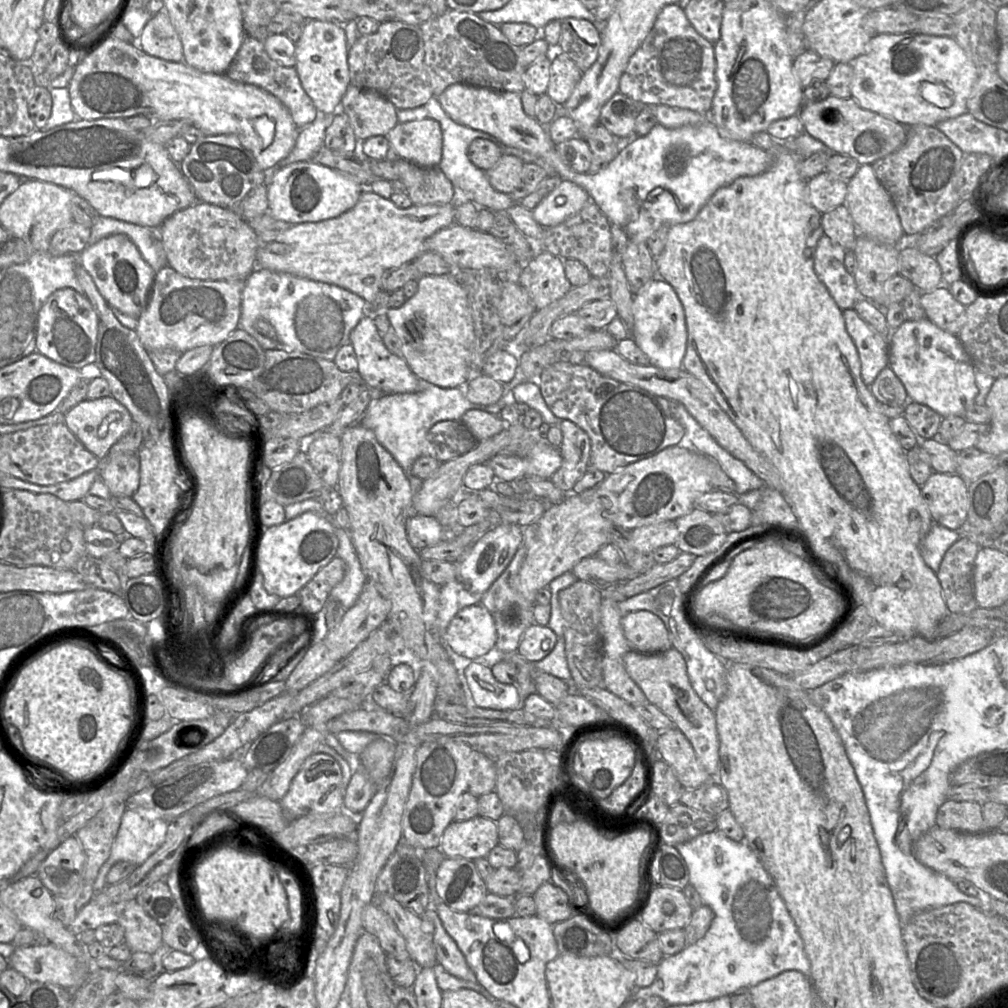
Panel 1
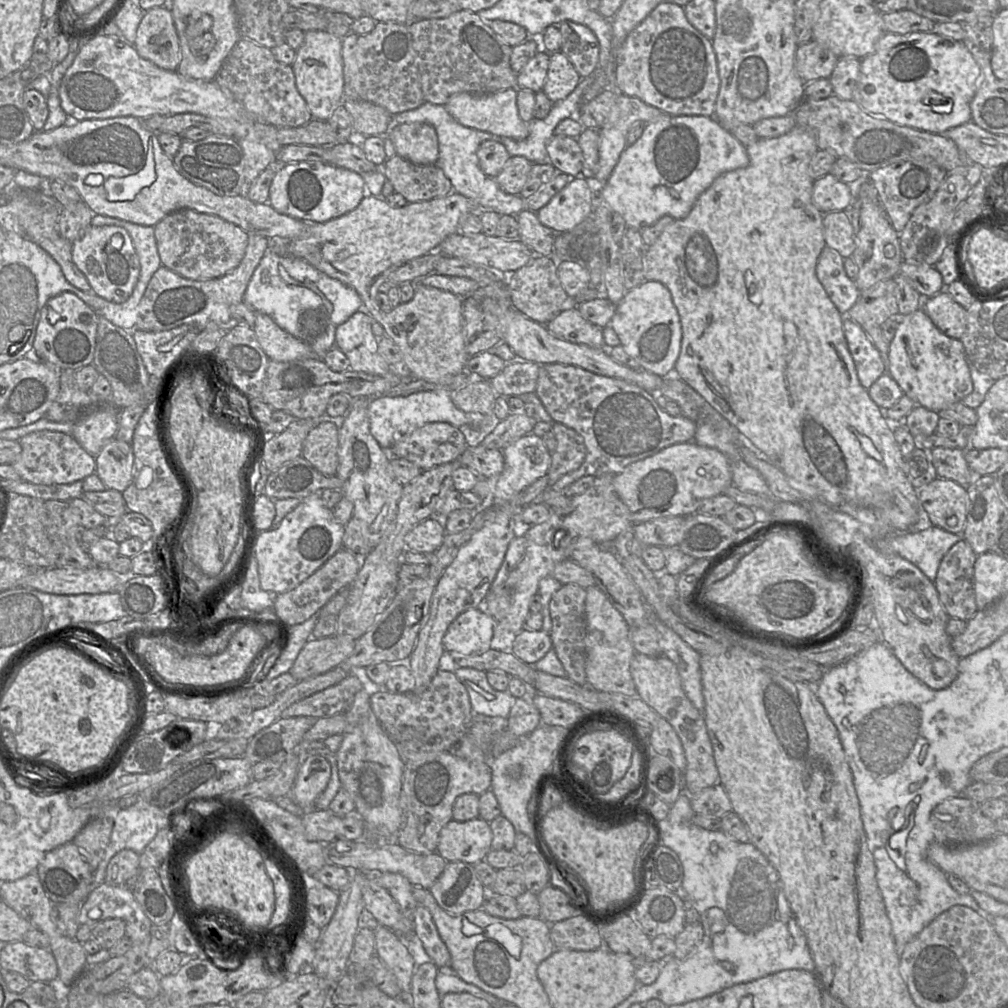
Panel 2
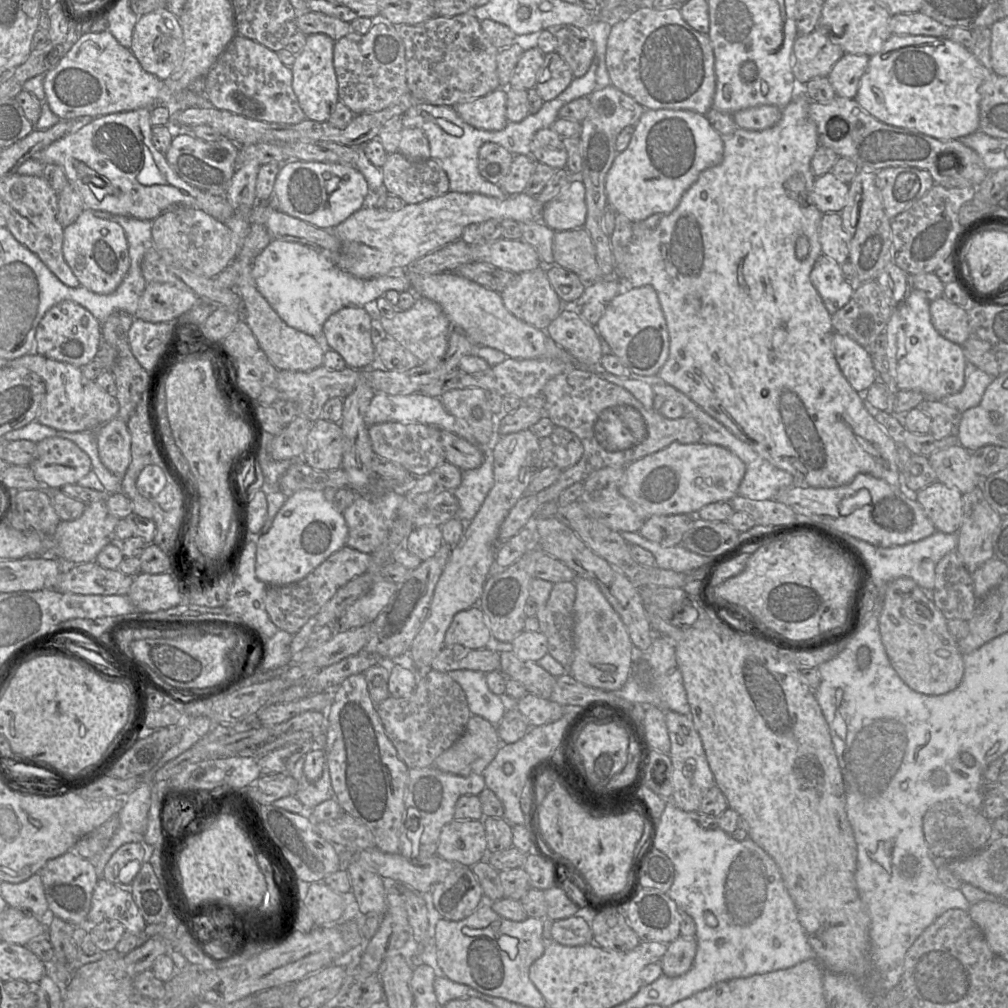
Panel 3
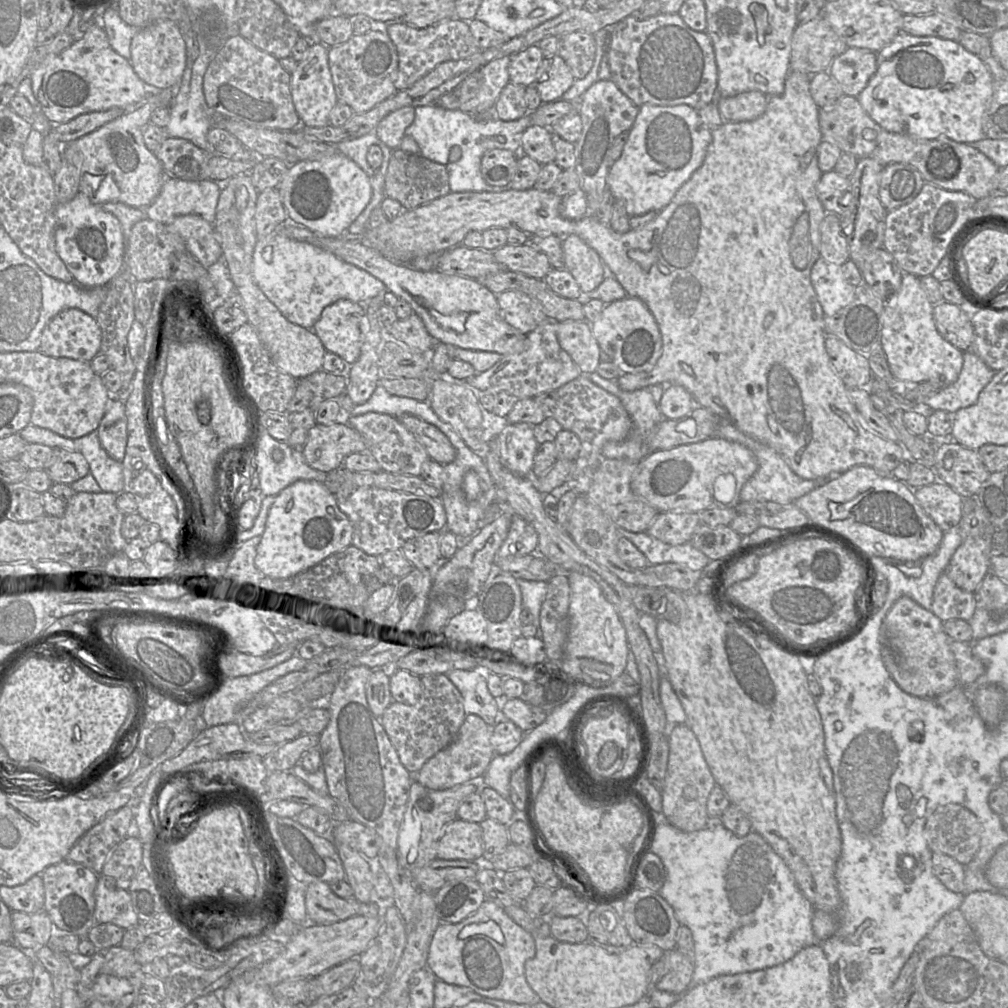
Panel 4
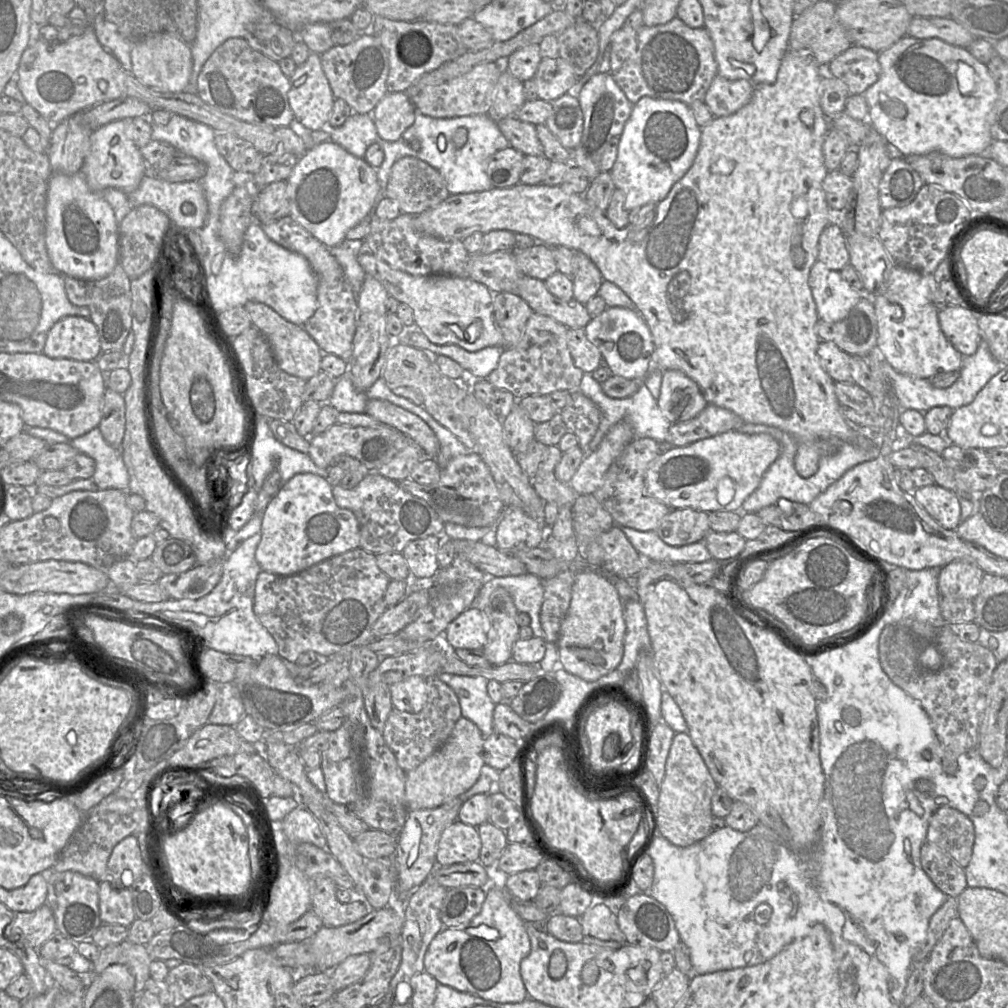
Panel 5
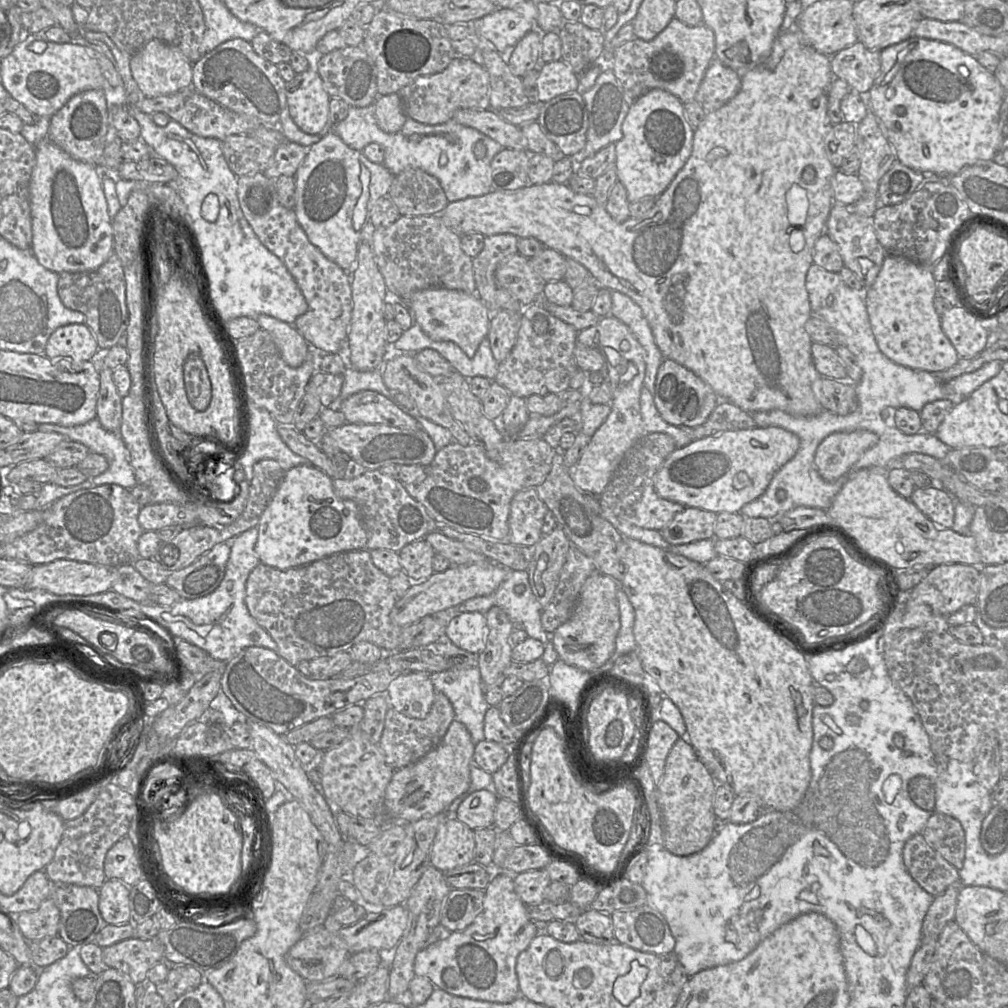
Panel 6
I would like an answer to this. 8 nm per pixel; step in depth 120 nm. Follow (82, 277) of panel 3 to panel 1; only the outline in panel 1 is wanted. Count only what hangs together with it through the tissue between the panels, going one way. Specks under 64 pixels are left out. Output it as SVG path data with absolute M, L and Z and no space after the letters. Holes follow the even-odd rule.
M110 235L95 244L88 245L79 254L79 264L89 273L99 293L110 307L115 307L138 321L156 272L126 235Z

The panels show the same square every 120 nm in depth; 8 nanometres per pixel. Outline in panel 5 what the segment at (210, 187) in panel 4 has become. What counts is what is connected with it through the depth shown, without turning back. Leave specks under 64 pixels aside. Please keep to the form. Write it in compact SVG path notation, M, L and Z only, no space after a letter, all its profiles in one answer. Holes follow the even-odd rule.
M145 175L139 186L130 193L127 193L132 208L140 205L152 205L166 214L172 224L184 229L201 229L208 216L208 203L204 190L199 181L167 182L156 178L154 175ZM189 202L195 206L195 213L185 215L182 212L182 205Z

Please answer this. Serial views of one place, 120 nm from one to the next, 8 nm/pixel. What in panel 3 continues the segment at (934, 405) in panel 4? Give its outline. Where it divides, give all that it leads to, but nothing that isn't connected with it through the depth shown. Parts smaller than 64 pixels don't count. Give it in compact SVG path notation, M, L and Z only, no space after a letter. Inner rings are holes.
M966 360L963 388L956 394L944 397L941 401L962 413L980 404L986 388L994 379L994 376L980 370Z

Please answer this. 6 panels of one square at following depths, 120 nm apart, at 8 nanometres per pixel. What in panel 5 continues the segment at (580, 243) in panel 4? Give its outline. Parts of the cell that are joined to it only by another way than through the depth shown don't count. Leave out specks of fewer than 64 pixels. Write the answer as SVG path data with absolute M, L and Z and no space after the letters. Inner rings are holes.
M574 251L572 266L573 298L585 305L598 294L604 279L595 263L581 251Z

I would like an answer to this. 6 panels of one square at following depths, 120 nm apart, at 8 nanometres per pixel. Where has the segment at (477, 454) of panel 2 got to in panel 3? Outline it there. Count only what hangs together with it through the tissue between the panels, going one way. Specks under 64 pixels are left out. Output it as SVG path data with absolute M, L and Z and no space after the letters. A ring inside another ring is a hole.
M440 429L440 432L447 462L462 471L478 468L483 463L484 454L477 446L447 430Z

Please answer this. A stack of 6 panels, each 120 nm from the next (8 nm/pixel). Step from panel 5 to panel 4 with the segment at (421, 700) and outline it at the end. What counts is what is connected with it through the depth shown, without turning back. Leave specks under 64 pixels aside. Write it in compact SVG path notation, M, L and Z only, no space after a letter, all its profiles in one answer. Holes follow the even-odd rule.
M395 664L381 667L389 676L390 693L395 702L415 705L422 694L421 677L409 671L397 669Z

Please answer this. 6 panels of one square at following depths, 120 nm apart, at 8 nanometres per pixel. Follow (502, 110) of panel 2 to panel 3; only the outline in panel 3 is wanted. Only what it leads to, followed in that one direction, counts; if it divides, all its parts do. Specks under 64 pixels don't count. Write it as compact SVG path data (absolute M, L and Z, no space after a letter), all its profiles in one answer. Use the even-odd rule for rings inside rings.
M499 88L470 102L457 104L454 108L469 125L487 131L499 131L506 127L506 88Z

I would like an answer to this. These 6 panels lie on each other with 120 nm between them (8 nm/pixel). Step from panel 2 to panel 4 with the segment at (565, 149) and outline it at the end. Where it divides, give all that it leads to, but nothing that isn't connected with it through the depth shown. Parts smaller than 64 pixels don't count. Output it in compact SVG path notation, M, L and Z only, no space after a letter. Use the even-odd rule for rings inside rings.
M529 126L523 132L520 153L530 156L542 165L553 163L556 150L552 141L552 131L544 126Z

